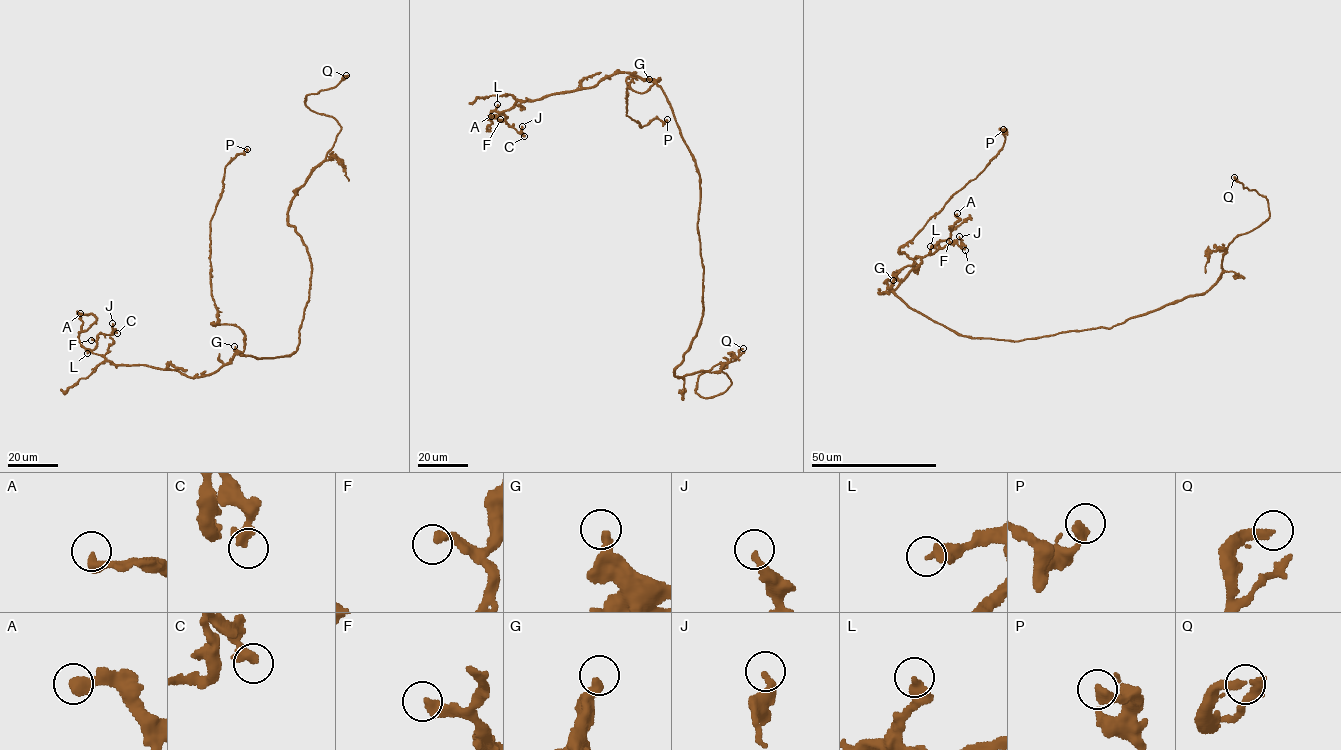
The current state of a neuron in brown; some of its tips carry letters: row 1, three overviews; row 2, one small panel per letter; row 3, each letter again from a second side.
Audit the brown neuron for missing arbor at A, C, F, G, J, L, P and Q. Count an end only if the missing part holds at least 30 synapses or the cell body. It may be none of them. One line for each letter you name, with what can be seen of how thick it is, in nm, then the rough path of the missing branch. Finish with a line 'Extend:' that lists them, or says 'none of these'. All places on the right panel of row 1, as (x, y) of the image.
L: calibre 440 nm
Q: calibre 320 nm
Extend: L, Q

